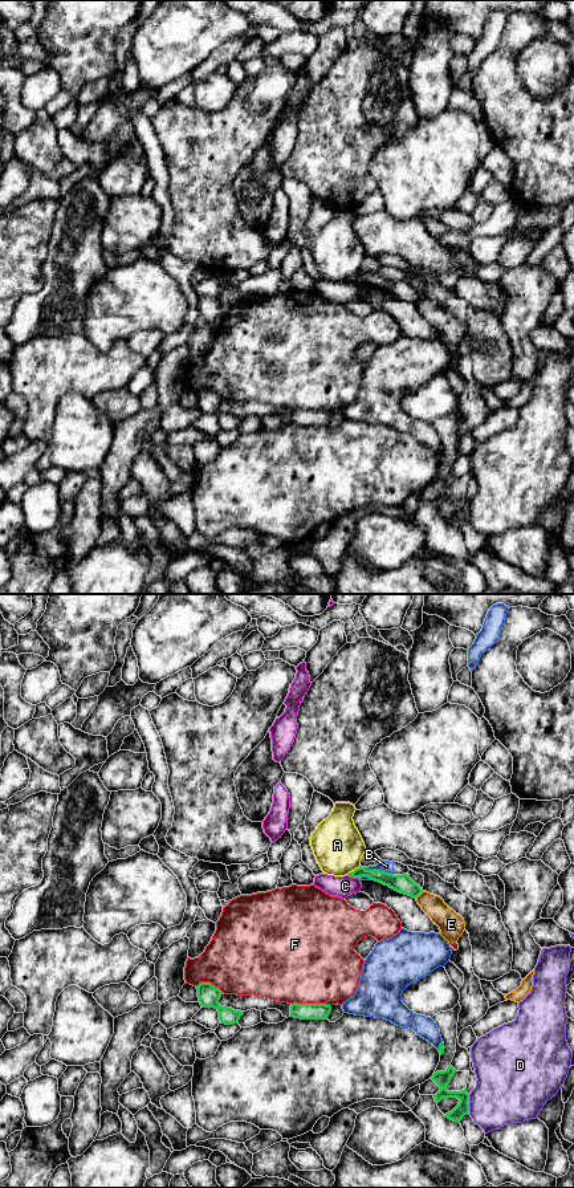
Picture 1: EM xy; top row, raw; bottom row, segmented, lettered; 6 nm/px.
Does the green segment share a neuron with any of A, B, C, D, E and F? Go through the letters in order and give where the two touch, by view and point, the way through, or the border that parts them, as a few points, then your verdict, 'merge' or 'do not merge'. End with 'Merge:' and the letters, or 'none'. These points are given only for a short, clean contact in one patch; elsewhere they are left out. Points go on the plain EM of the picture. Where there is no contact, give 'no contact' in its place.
A: meets green in xy at (354, 276); border along xy (359, 271), (346, 280); do not merge
B: meets green in xy at (378, 276); do not merge
C: meets green in xy at (354, 283); border along xy (347, 280), (359, 285); do not merge
D: meets green in xy at (468, 509); do not merge
E: meets green in xy at (419, 300); do not merge
F: meets green in xy at (312, 410); do not merge
Merge: none

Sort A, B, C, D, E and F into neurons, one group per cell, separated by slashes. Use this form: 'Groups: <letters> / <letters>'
Groups: A / B / C / D / E / F

